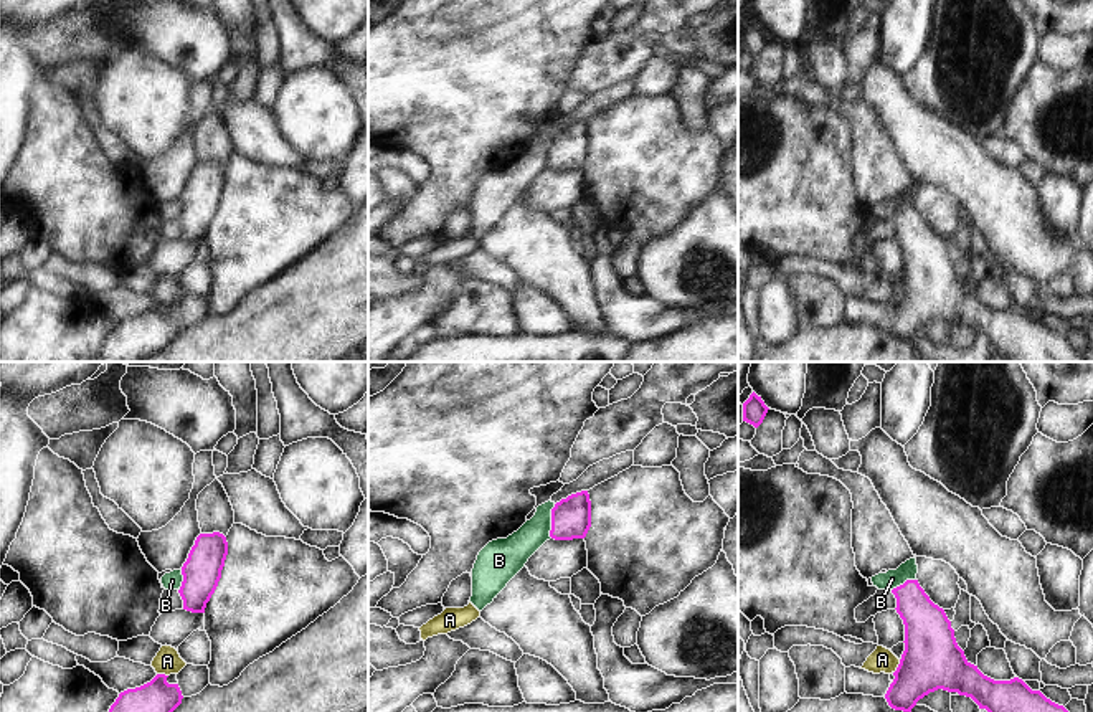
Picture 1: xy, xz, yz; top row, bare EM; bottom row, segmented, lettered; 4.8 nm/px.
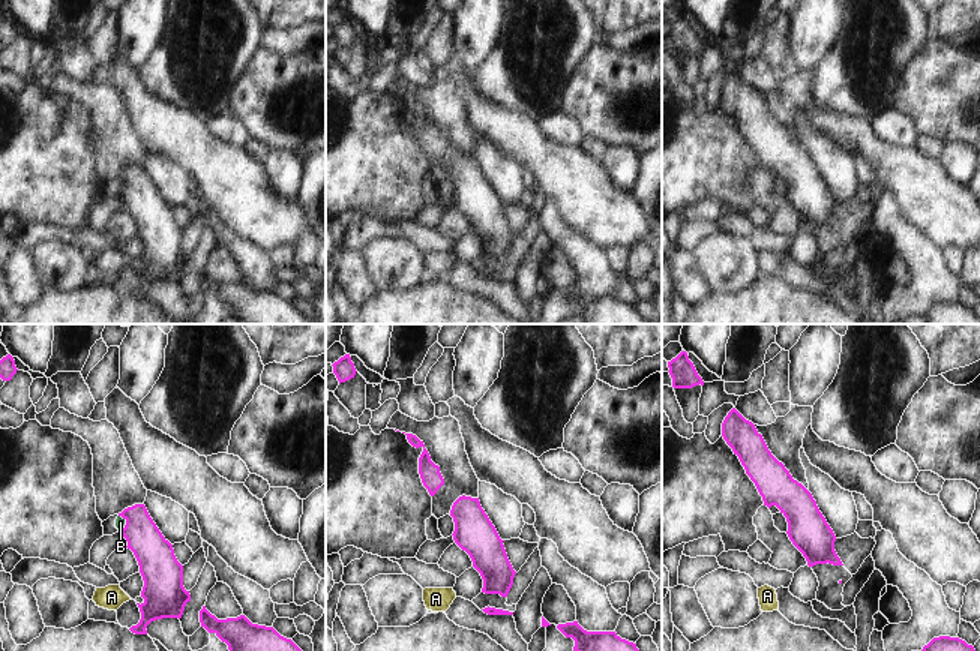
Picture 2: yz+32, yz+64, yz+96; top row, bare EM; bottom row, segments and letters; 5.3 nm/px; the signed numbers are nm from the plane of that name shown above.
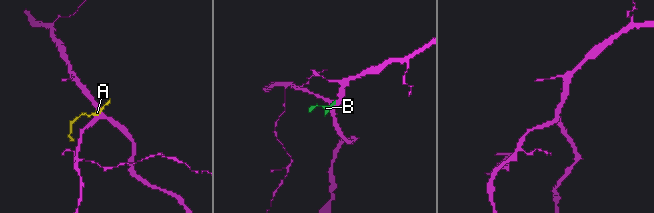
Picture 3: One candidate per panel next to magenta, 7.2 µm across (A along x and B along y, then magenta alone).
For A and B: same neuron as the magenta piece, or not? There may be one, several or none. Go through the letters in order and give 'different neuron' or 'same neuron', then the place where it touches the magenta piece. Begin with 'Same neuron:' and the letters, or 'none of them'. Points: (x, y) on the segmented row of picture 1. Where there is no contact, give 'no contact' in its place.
Same neuron: none of them
A: different neuron; meets magenta in yz at (899, 666)
B: different neuron; meets magenta in xz at (552, 521)

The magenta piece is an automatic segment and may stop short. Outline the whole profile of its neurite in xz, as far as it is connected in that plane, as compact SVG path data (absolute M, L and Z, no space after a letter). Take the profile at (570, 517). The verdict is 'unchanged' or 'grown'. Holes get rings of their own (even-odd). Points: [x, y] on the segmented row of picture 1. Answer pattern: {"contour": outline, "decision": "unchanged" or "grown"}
{"contour": "M588 491L568 496L551 509L550 537L555 540L584 539L591 527L591 501Z", "decision": "unchanged"}

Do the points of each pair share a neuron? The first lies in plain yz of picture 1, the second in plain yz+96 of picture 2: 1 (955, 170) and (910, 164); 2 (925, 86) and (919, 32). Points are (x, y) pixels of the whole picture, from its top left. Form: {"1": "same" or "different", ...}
{"1": "same", "2": "same"}

